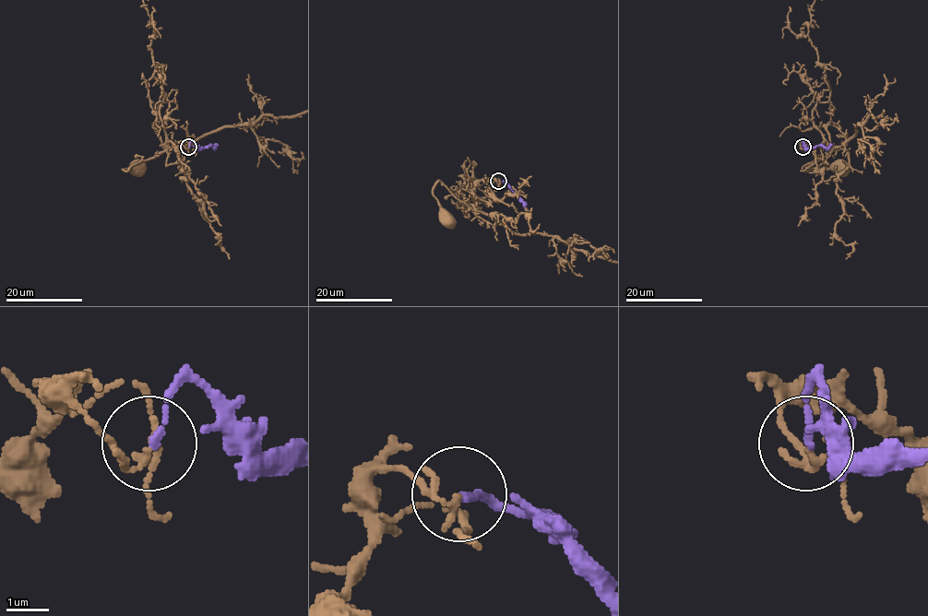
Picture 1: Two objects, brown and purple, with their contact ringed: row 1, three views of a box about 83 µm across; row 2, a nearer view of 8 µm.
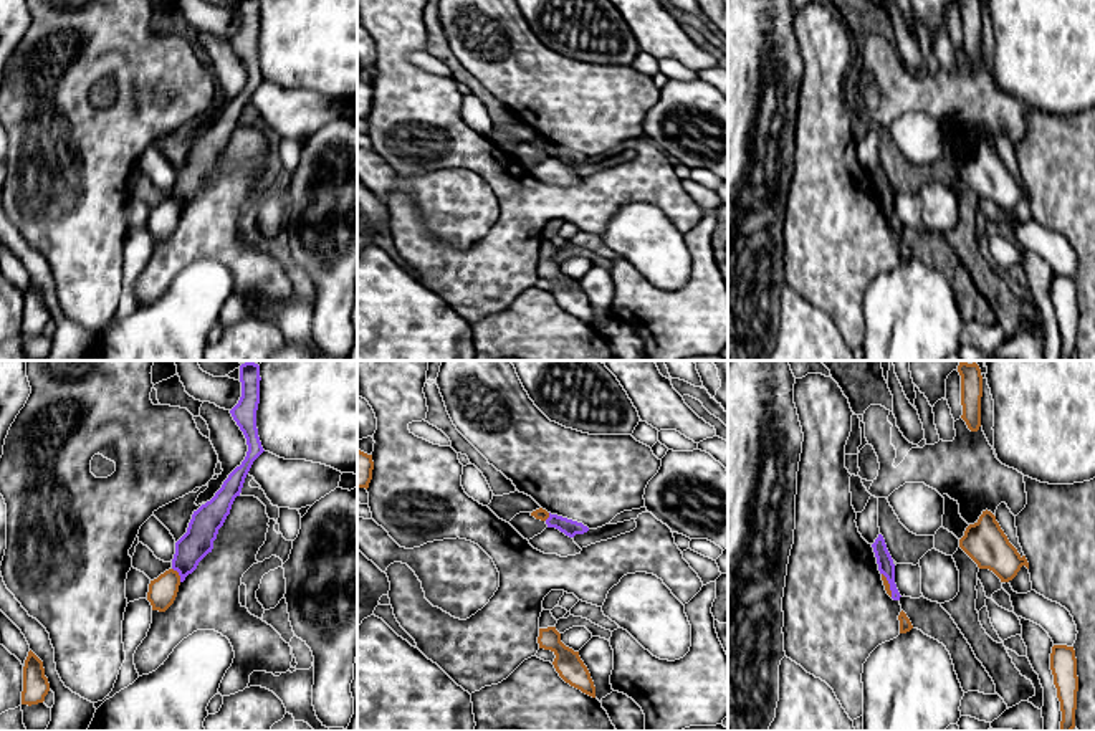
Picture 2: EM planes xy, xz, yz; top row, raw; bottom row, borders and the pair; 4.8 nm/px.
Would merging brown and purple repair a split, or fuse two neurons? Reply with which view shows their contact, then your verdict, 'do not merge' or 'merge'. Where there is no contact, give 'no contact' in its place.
xy | do not merge

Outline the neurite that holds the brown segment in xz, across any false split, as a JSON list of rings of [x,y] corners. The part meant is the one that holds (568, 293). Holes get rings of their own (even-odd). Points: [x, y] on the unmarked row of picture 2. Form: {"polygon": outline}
{"polygon": [[[556,256],[539,258],[538,273],[539,278],[551,280],[556,284],[552,294],[566,313],[595,327],[594,311],[579,281],[561,271],[561,263]]]}

